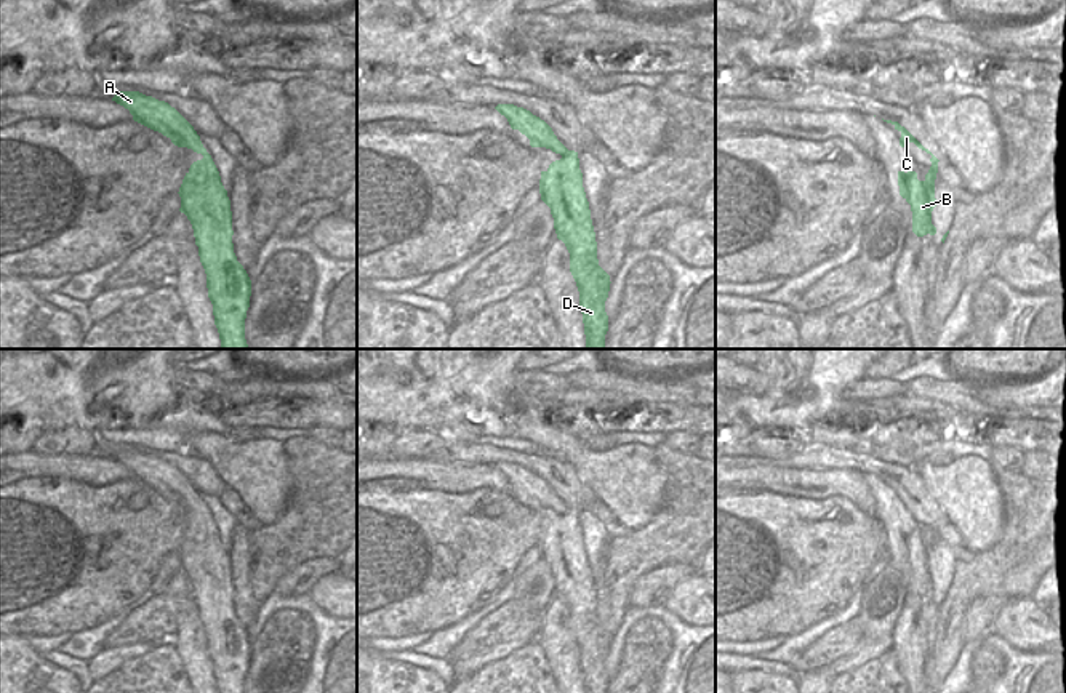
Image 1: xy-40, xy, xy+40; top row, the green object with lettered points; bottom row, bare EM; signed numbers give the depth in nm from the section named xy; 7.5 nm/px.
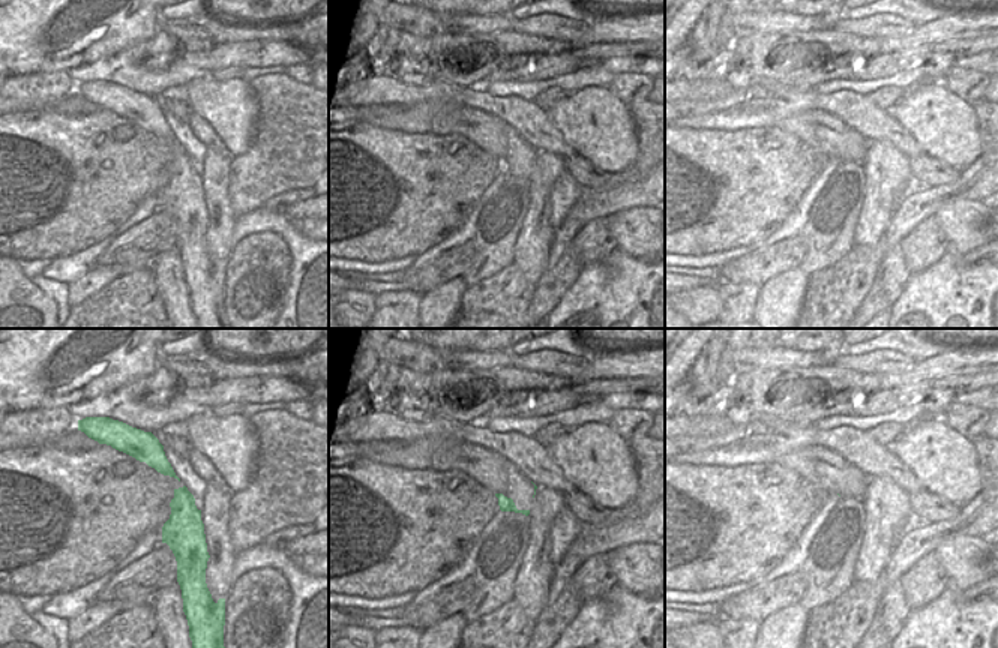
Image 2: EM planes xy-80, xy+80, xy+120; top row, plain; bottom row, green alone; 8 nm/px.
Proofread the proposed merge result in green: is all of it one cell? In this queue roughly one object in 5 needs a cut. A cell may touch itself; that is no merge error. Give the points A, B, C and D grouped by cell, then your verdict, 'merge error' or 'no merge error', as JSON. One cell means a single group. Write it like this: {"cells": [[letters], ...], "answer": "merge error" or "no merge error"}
{"cells": [["A", "B", "C", "D"]], "answer": "no merge error"}

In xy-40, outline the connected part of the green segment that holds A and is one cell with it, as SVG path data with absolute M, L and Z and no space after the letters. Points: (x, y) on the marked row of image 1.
M118 91L112 101L128 109L134 122L162 133L174 146L203 155L190 165L182 179L178 192L179 211L194 229L221 349L250 349L245 339L245 318L251 280L234 253L230 200L211 155L194 126L168 102L139 91Z

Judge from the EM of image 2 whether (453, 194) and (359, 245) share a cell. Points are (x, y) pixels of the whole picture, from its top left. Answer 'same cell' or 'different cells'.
same cell

